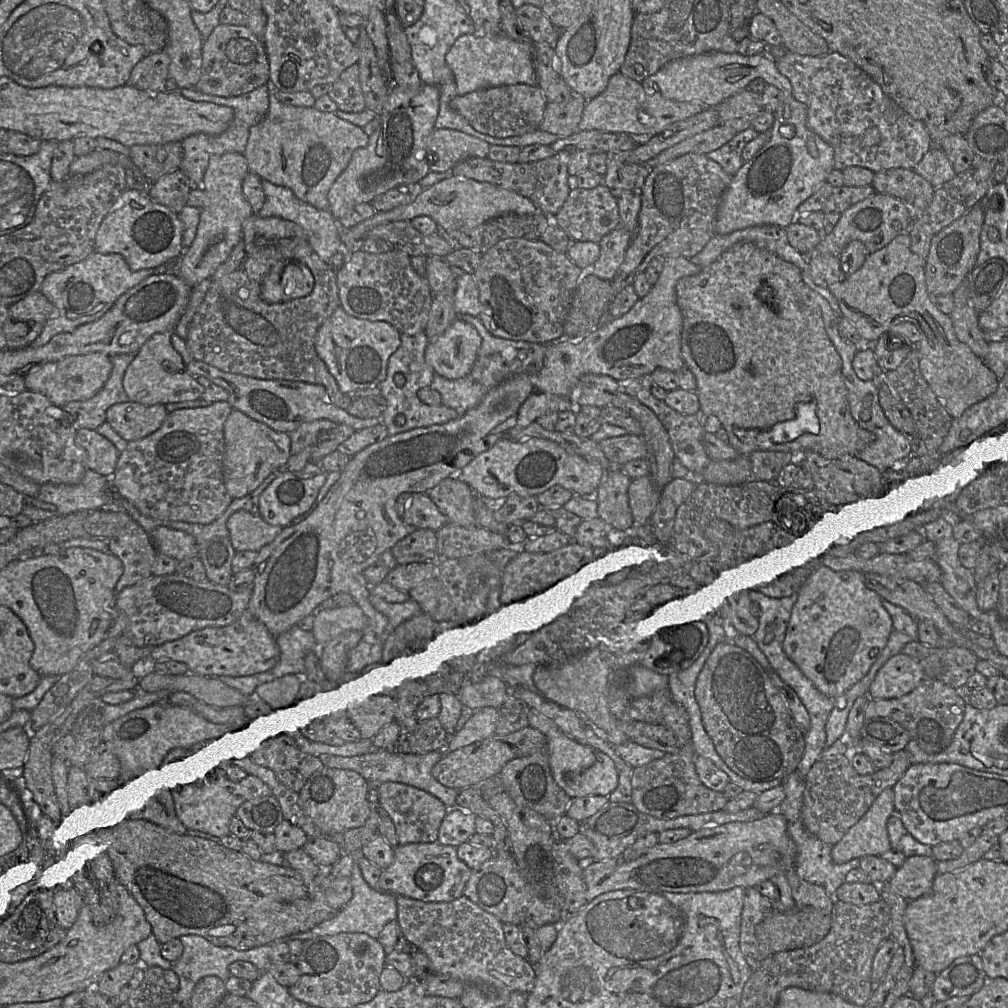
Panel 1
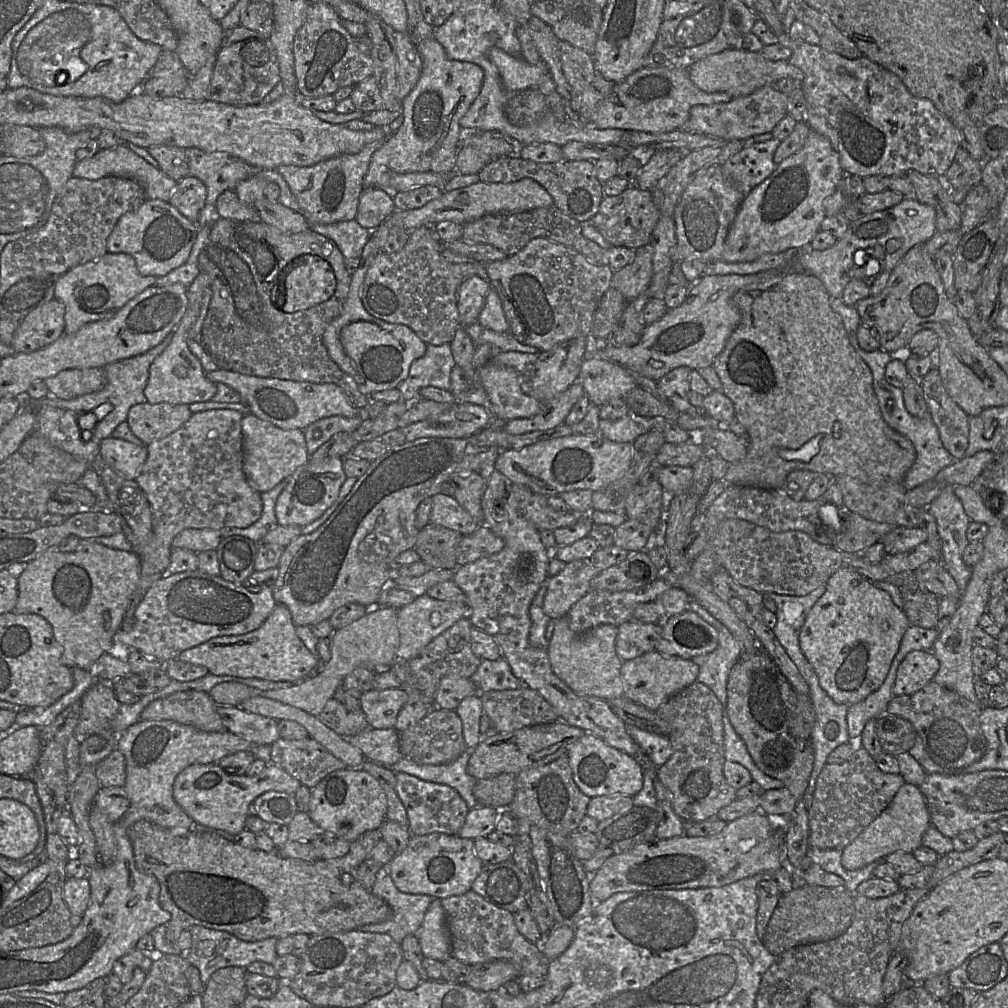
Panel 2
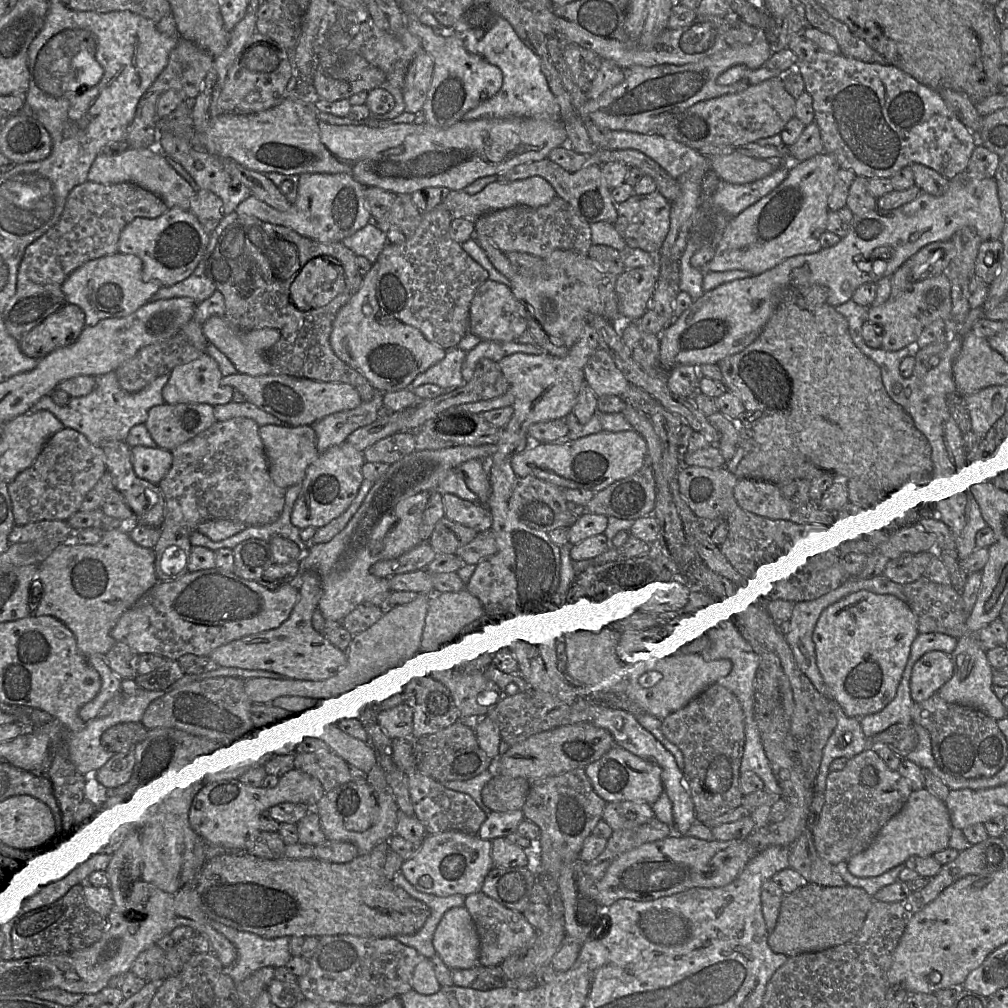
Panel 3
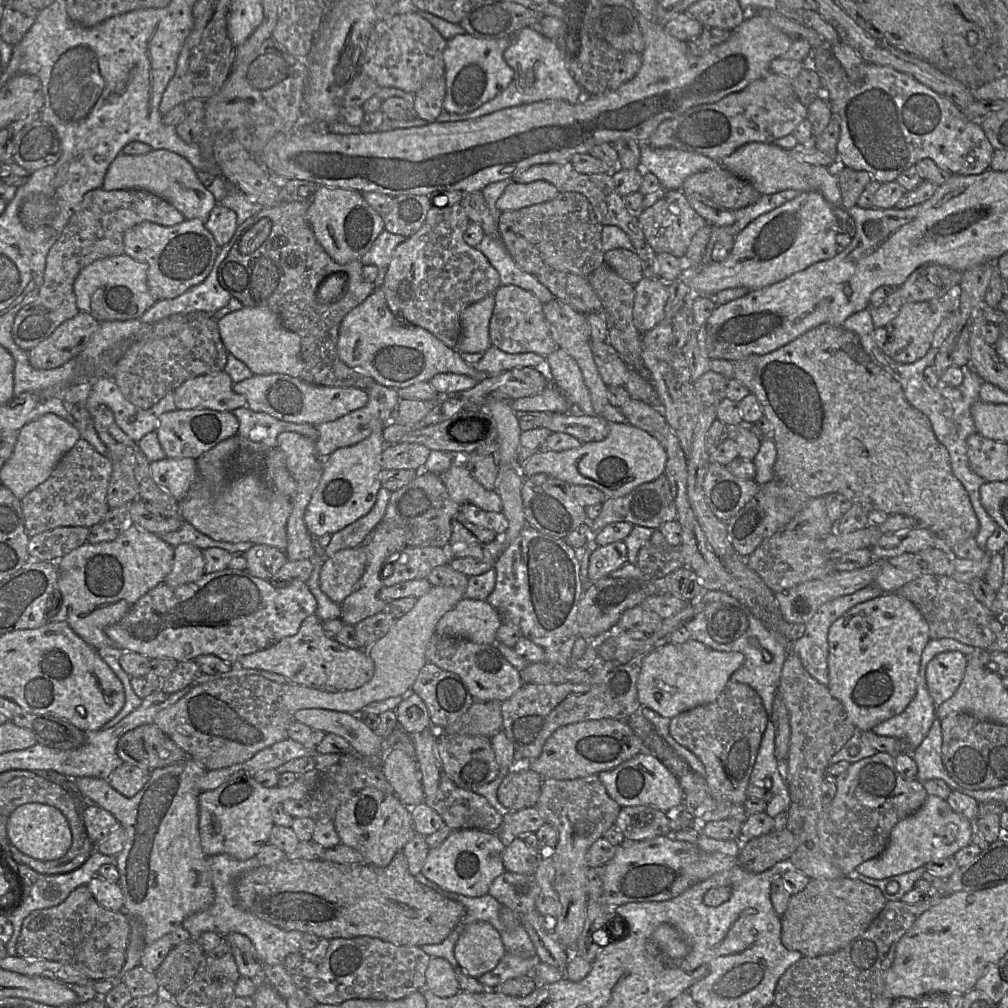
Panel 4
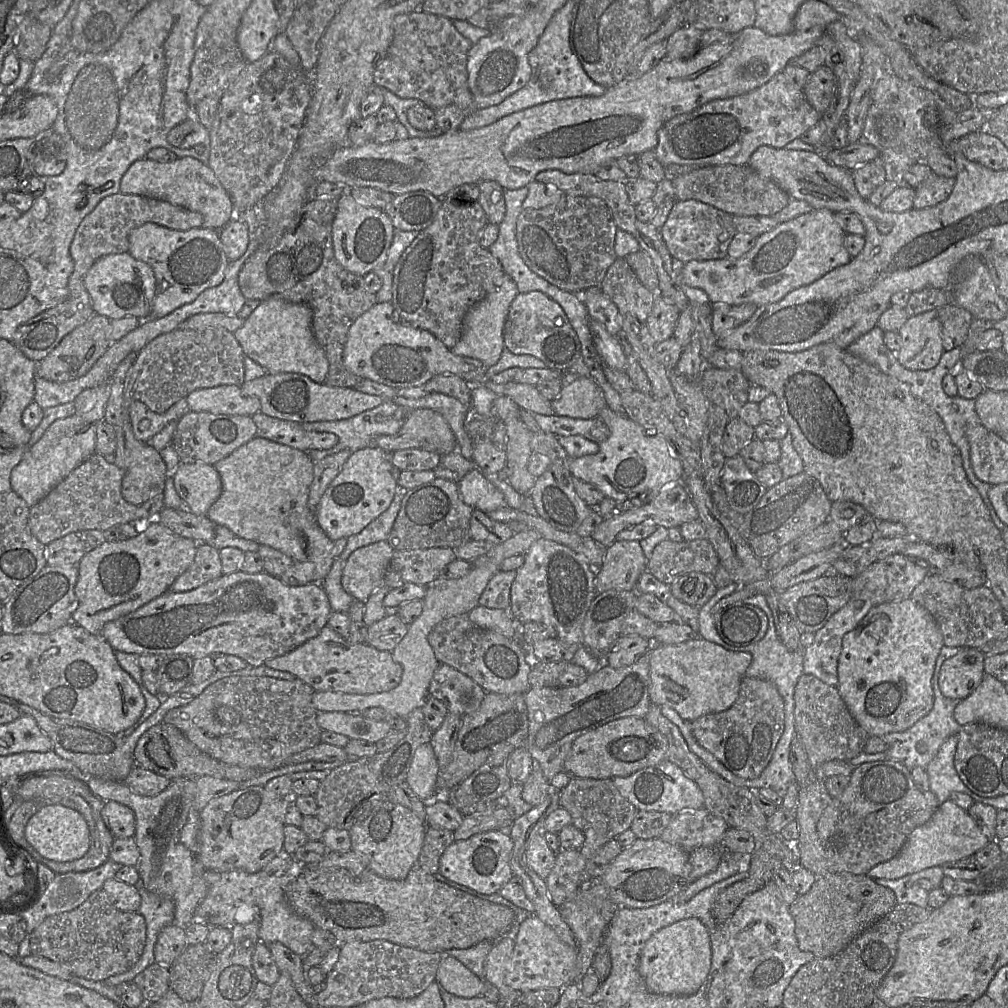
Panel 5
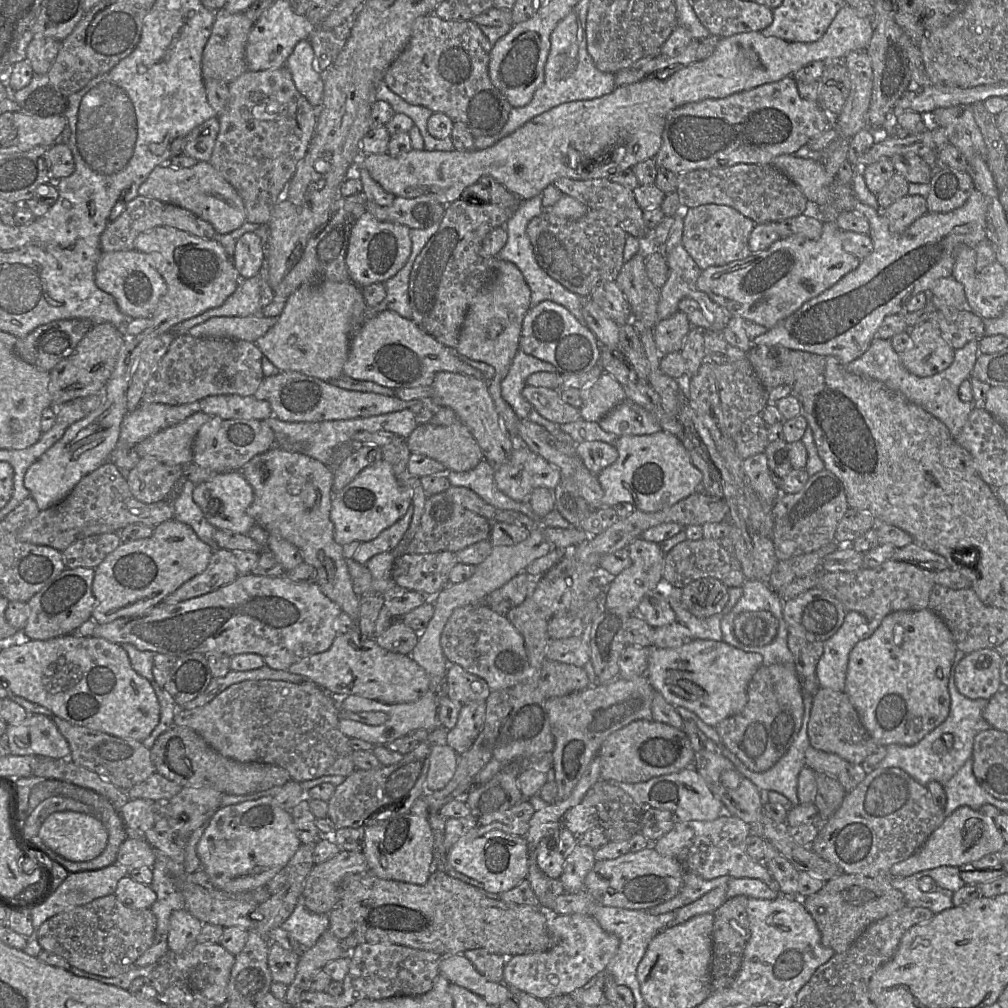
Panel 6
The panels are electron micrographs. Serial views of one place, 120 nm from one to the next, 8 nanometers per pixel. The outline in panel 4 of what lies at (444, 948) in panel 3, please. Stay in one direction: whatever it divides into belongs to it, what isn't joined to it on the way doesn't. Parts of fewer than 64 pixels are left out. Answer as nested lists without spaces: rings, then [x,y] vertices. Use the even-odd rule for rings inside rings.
[[[483,921],[460,925],[455,958],[468,975],[479,978],[493,970],[507,954],[500,933]]]

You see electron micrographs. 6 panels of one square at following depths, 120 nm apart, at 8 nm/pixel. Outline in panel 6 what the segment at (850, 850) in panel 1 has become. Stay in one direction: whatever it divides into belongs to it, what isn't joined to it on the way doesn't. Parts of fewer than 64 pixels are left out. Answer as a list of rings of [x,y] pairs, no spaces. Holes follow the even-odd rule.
[[[960,806],[929,836],[923,846],[906,860],[893,865],[889,878],[906,878],[918,872],[941,866],[957,867],[999,852],[1006,841],[997,830],[994,820],[968,806]]]

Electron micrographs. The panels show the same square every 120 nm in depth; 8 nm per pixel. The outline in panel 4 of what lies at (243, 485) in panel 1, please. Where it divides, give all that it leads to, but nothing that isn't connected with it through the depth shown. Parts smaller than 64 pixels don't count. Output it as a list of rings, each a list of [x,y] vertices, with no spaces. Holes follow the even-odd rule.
[[[282,432],[277,437],[277,448],[284,453],[288,472],[296,482],[321,466],[322,459],[317,455],[316,442],[301,434]]]

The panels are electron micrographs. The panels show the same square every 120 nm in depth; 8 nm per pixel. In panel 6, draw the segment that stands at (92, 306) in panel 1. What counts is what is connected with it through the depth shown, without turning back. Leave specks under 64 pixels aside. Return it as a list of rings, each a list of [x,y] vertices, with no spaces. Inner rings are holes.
[[[135,249],[102,252],[95,264],[94,281],[99,289],[114,298],[120,311],[132,319],[150,317],[160,297],[166,292],[165,281],[153,265],[151,256]]]

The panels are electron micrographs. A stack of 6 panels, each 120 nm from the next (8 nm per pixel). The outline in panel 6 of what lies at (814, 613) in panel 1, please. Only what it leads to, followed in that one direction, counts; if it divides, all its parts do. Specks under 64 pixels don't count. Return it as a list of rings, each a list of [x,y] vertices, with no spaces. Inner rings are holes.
[[[929,608],[892,612],[869,638],[855,644],[849,653],[844,693],[877,745],[915,745],[946,720],[951,702],[948,684],[957,649],[945,622]]]

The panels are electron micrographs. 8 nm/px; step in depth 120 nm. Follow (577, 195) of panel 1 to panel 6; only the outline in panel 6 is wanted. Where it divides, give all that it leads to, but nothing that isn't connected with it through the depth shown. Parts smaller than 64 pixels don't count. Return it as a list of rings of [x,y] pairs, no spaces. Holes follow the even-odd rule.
[[[705,204],[684,208],[683,224],[682,244],[702,270],[742,260],[752,254],[748,241],[756,224],[729,206]]]

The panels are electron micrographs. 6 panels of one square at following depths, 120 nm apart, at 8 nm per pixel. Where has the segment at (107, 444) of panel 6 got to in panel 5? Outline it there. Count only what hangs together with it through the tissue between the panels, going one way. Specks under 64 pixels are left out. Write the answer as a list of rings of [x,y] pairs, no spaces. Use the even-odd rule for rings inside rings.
[[[113,375],[106,383],[95,388],[90,410],[54,421],[13,468],[10,476],[11,488],[29,507],[42,500],[73,469],[96,452],[96,426],[104,420],[112,381]]]

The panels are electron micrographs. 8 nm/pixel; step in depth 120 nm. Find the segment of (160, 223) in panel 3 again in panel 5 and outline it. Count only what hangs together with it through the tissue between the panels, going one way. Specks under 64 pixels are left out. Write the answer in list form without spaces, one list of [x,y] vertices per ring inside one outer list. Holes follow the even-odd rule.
[[[146,222],[130,232],[128,241],[128,252],[135,259],[149,264],[154,273],[155,295],[149,318],[161,318],[193,302],[202,291],[219,285],[224,279],[229,259],[224,253],[217,230],[203,226],[173,230]]]

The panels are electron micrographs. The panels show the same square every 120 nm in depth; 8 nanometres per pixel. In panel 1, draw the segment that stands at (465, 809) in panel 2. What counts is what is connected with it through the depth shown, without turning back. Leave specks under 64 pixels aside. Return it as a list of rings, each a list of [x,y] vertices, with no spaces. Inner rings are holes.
[[[383,782],[378,786],[382,808],[392,819],[400,845],[437,842],[439,828],[449,808],[435,796],[399,782]]]

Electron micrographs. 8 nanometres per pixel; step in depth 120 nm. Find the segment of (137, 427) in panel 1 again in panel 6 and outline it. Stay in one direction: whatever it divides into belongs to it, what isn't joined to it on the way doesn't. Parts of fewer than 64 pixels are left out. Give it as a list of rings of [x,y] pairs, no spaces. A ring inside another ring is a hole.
[[[211,418],[199,429],[193,442],[194,464],[214,473],[240,470],[253,457],[275,445],[275,431],[264,420]]]

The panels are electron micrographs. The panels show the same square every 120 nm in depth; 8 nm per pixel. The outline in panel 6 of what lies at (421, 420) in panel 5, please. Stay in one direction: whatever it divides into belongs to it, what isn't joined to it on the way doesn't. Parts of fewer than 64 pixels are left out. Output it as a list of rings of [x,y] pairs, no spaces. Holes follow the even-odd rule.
[[[431,422],[418,425],[405,441],[411,453],[429,457],[454,472],[470,471],[484,459],[479,444],[462,422],[449,426],[437,426]]]

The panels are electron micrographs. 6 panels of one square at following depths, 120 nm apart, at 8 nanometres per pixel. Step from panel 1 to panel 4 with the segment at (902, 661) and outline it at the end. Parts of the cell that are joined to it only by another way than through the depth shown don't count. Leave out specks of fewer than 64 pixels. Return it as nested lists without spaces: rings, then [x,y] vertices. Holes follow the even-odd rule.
[[[960,651],[937,654],[926,666],[926,685],[938,706],[951,698],[963,679],[968,657]]]

